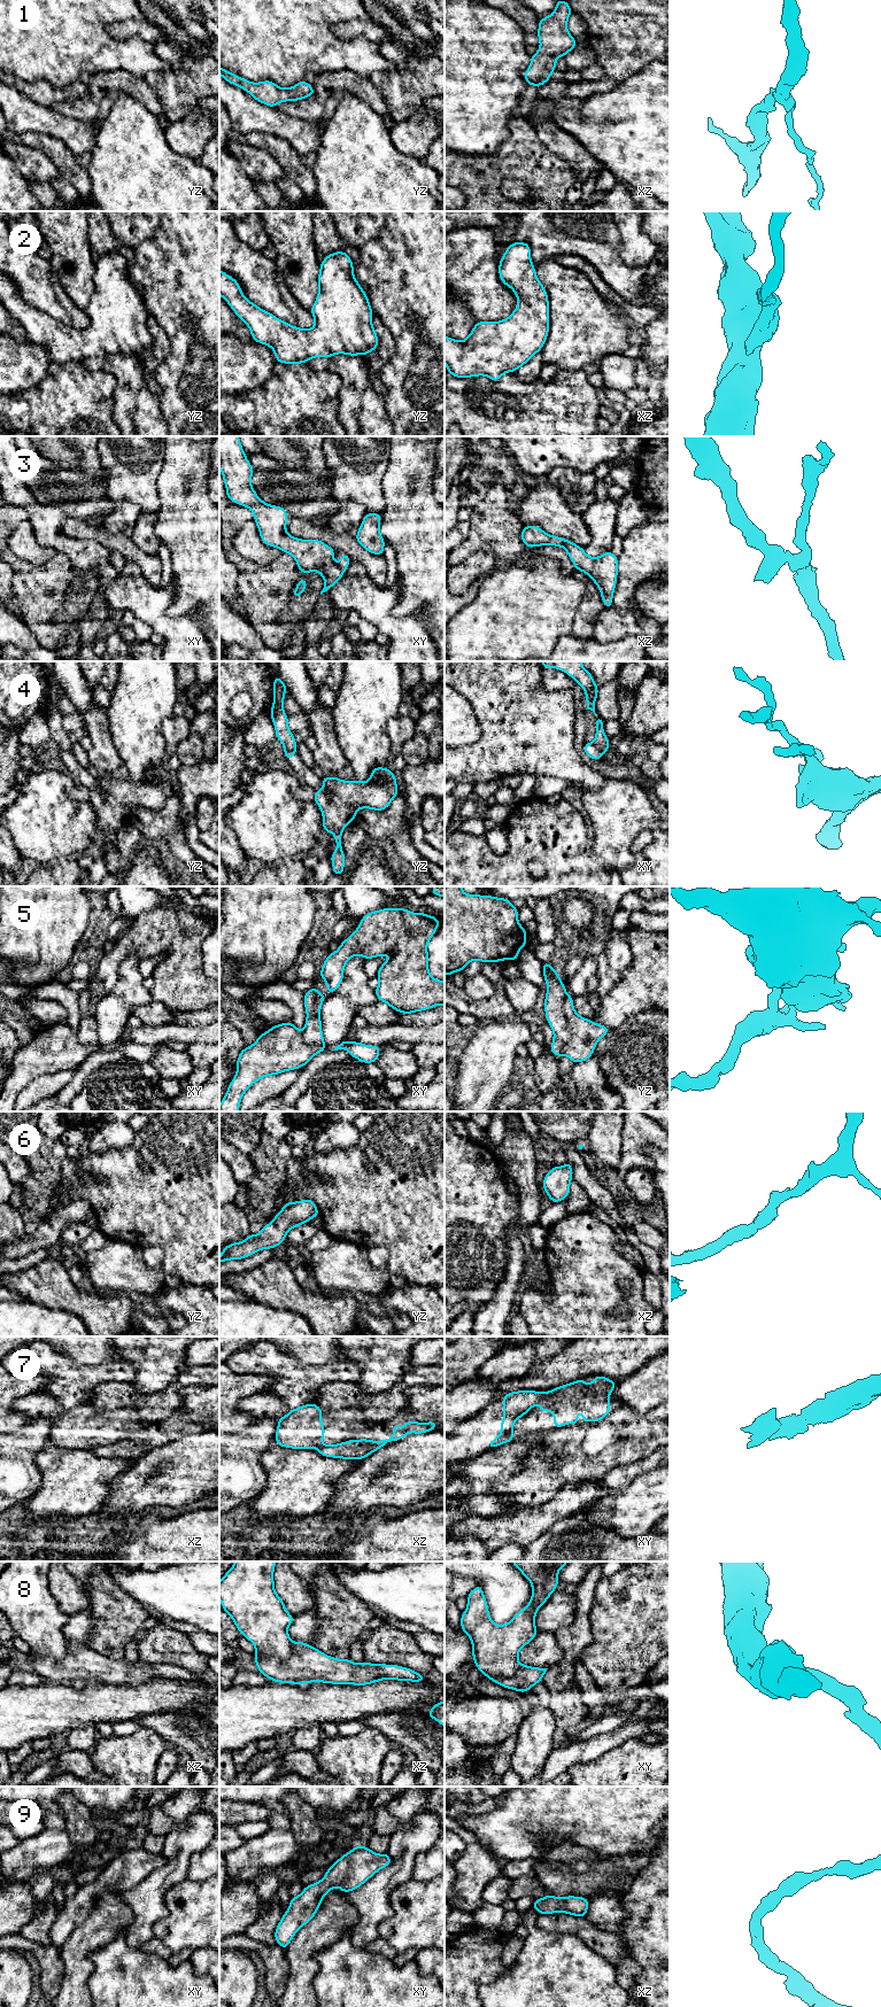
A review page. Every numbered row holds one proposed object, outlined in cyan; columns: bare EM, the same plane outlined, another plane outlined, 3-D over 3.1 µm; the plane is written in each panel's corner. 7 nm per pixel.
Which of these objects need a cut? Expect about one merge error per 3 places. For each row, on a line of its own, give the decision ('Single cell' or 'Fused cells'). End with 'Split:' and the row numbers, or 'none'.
1: Single cell
2: Single cell
3: Fused cells
4: Fused cells
5: Fused cells
6: Single cell
7: Fused cells
8: Fused cells
9: Single cell
Split: 3, 4, 5, 7, 8

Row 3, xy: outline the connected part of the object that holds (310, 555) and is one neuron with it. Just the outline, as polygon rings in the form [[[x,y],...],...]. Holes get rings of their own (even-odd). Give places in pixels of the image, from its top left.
[[[219,436],[219,467],[226,497],[252,510],[262,542],[293,556],[301,573],[318,572],[325,582],[320,595],[343,575],[334,563],[333,547],[320,540],[301,540],[286,532],[288,514],[283,506],[263,502],[252,487],[254,467],[246,457],[239,436]]]

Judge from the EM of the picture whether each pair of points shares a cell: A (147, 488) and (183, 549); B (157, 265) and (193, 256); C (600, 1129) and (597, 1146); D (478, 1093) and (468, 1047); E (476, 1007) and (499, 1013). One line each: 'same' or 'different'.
A: different
B: same
C: same
D: same
E: same

